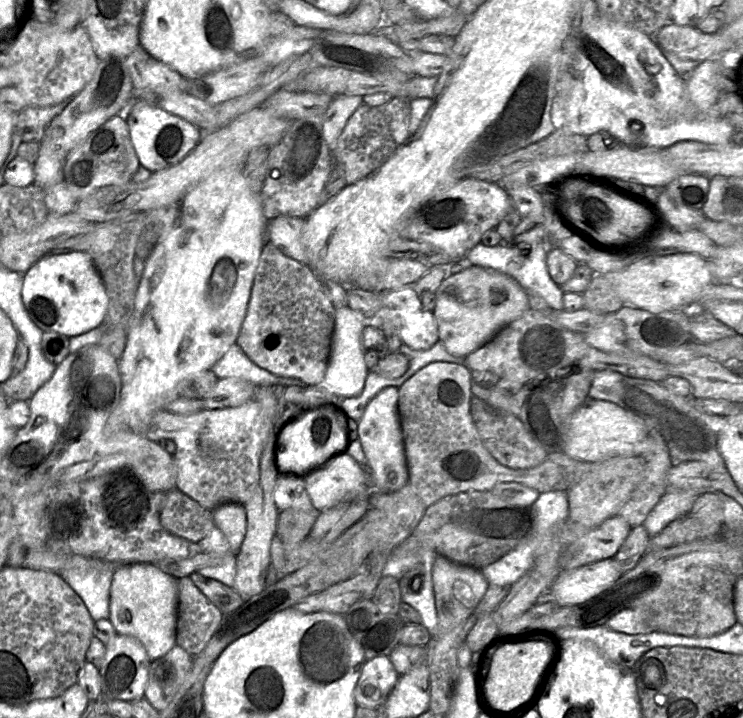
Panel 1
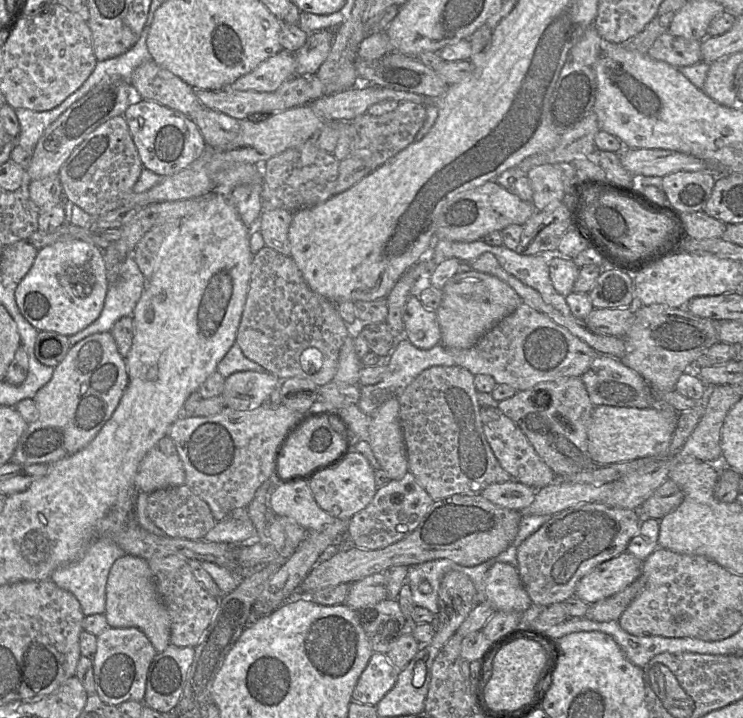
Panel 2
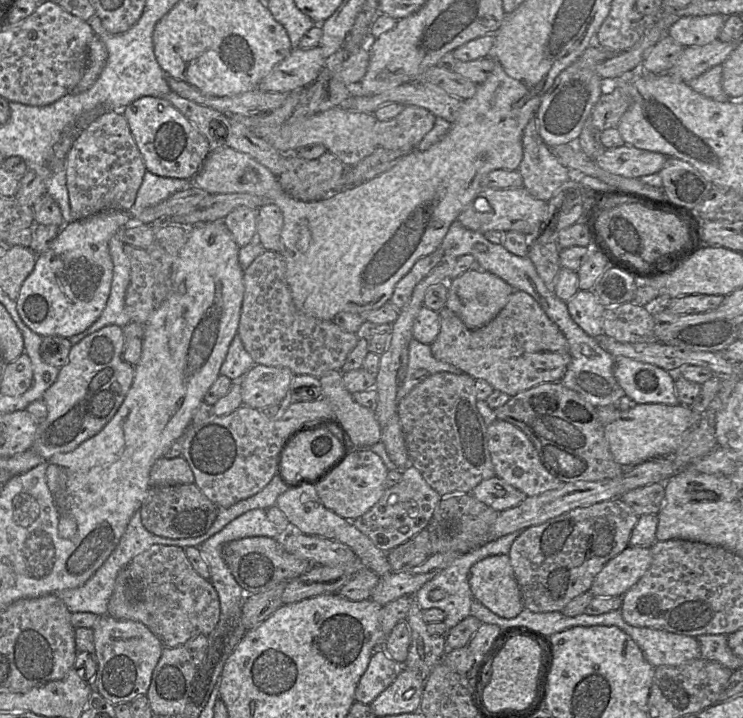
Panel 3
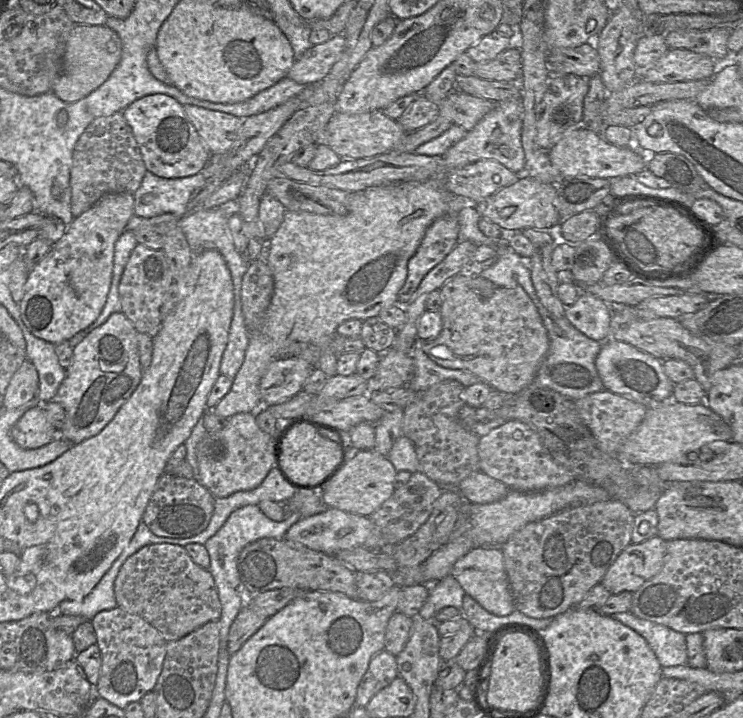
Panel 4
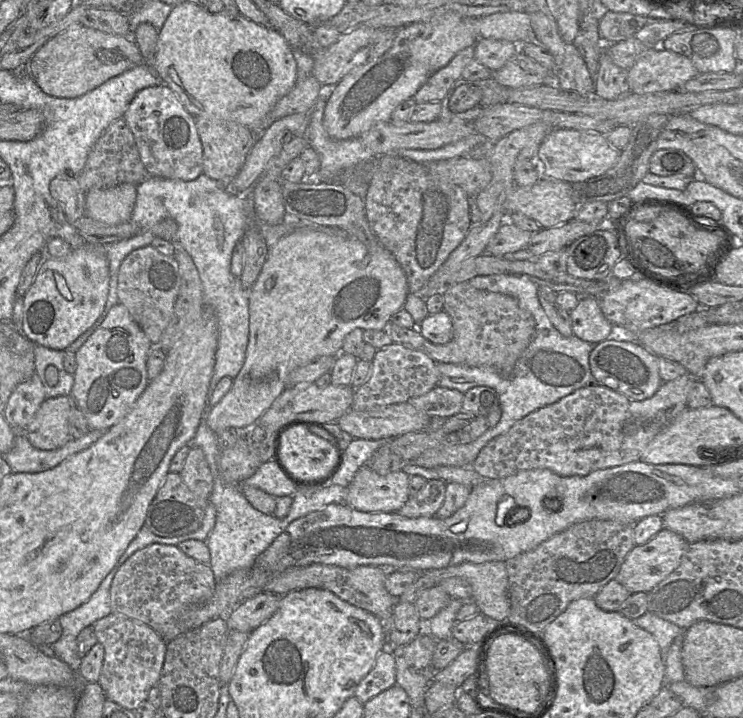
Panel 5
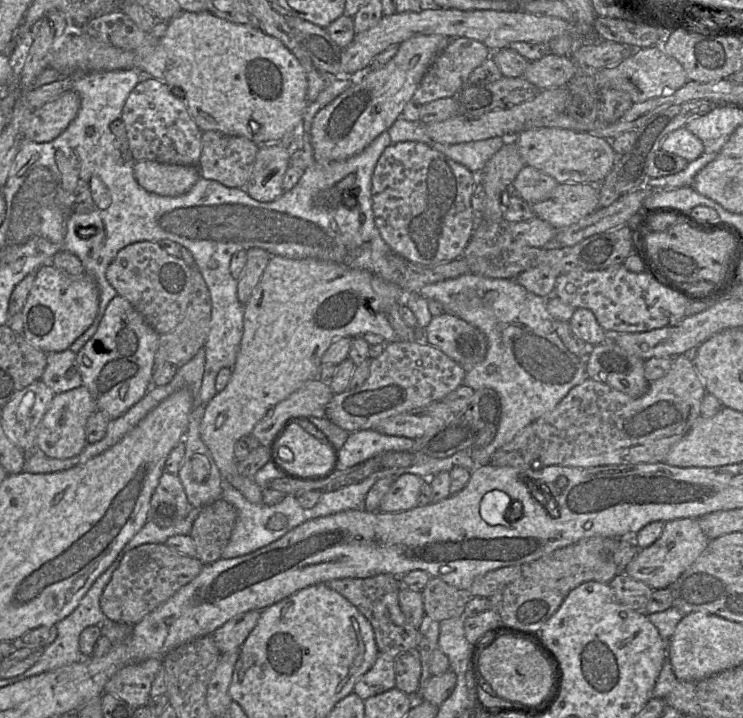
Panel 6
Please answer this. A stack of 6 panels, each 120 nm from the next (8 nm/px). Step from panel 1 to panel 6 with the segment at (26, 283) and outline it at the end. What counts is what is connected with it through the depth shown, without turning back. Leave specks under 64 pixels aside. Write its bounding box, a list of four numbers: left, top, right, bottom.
[22,160,201,353]

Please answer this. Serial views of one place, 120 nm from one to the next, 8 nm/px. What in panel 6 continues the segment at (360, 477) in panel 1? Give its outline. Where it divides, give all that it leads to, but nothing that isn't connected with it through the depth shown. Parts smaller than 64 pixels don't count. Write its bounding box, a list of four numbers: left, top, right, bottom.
[379,473,424,513]

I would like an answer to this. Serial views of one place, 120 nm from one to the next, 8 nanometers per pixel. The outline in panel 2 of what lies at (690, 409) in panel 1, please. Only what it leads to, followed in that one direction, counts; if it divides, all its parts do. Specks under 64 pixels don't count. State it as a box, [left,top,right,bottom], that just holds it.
[581,354,654,408]

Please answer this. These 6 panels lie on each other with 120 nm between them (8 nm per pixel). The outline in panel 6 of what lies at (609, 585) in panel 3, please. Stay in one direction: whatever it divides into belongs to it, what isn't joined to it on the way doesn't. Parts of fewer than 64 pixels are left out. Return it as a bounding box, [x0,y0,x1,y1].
[623,518,709,590]

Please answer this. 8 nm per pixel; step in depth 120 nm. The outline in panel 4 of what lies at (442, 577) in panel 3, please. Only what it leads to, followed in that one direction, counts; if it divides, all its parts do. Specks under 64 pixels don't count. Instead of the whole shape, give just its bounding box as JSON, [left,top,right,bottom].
[419,574,466,621]

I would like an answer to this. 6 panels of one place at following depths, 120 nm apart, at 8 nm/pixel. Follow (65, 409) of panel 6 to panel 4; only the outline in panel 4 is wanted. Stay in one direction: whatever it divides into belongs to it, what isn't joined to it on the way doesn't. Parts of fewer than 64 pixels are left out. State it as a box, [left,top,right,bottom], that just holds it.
[10,404,58,449]

